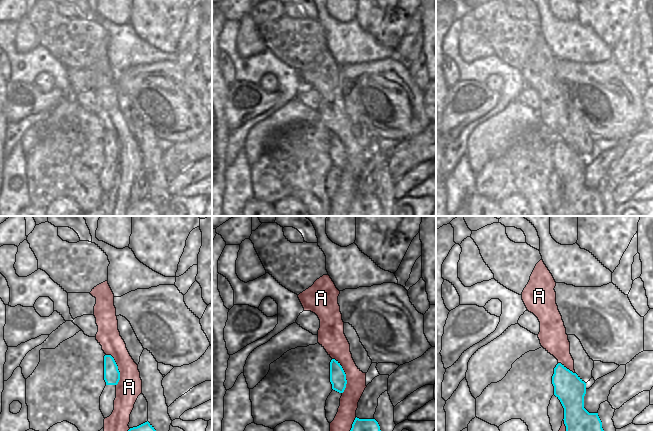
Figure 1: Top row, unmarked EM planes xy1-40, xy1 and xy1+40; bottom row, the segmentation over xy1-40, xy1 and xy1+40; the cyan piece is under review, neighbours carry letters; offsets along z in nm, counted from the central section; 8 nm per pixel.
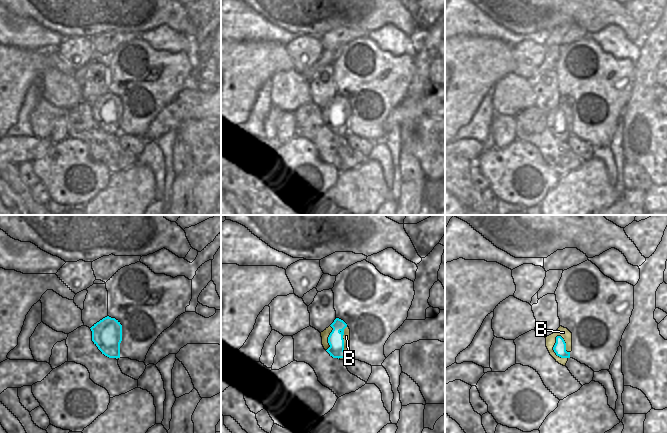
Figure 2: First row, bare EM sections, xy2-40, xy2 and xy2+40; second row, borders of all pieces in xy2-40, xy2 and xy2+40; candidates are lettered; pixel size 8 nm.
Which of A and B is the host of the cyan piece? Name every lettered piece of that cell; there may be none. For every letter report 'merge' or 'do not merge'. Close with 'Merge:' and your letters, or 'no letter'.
A: do not merge
B: merge
Merge: B

